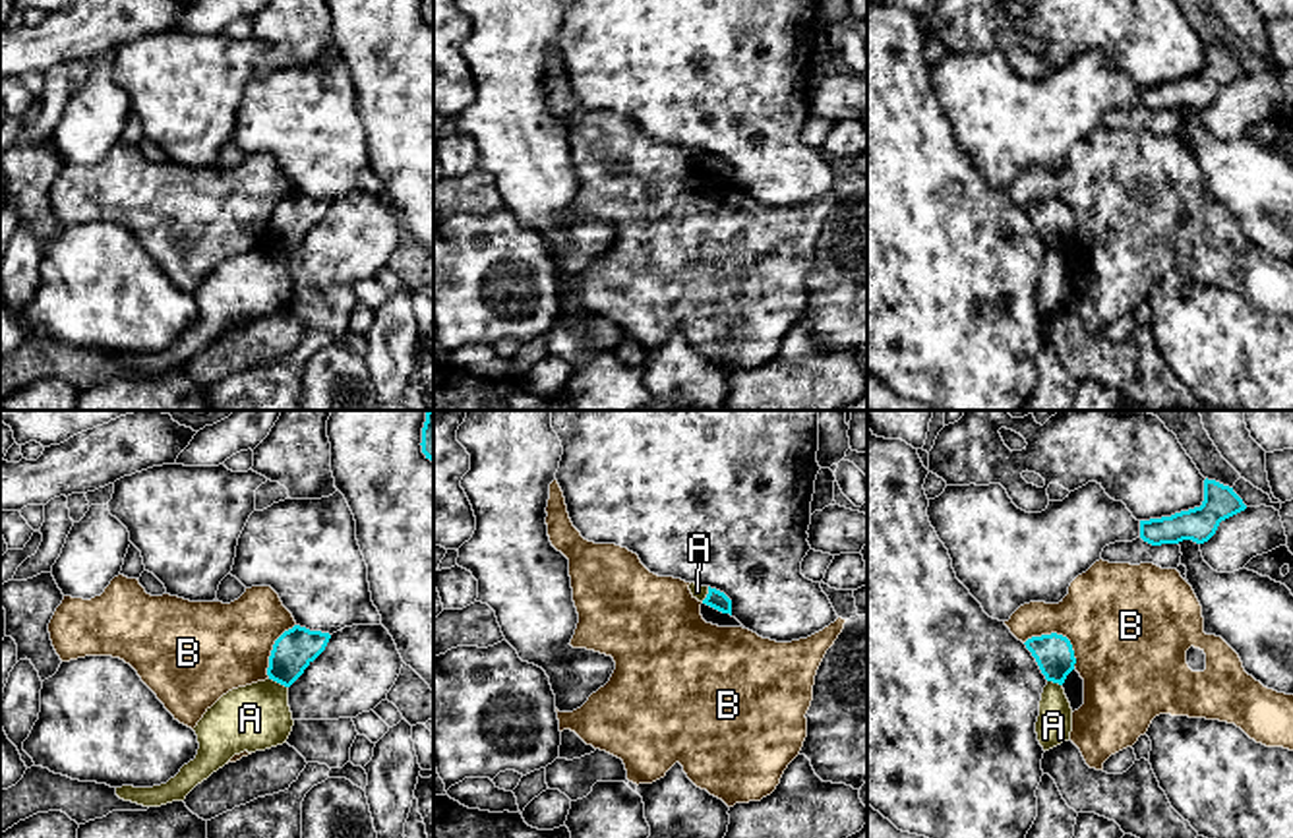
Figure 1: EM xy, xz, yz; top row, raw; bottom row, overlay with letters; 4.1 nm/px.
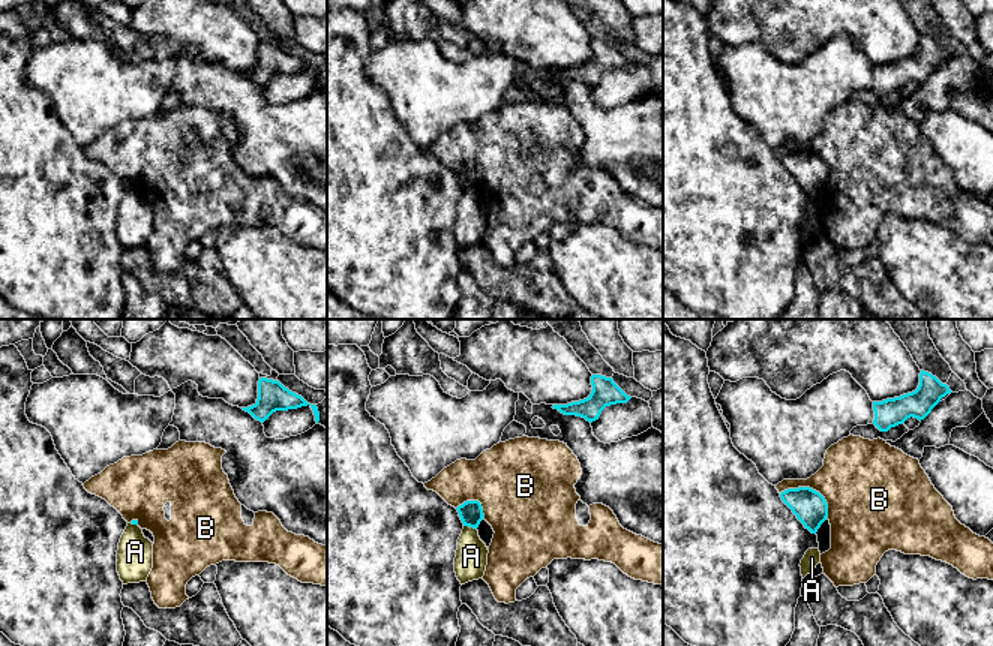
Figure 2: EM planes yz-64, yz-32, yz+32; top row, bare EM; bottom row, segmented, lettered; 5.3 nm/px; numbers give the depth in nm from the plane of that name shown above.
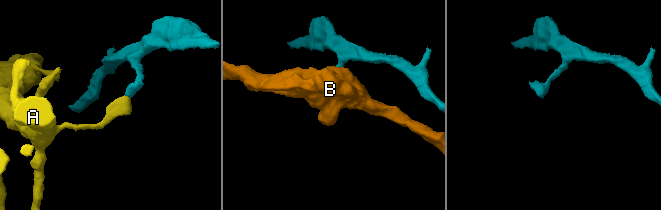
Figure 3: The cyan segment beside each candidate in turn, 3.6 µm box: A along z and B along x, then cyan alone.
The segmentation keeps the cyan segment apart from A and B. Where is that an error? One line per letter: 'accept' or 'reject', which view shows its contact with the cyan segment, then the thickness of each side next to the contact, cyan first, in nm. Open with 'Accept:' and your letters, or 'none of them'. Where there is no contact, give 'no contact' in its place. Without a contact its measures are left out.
Accept: none of them
A: reject; contact in xy; calibres 170 and 280 nm
B: reject; contact in yz; calibres 160 and 420 nm

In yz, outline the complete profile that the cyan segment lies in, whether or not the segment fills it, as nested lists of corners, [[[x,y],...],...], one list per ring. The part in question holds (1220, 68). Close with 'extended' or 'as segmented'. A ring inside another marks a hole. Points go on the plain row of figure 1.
[[[1206,45],[1200,74],[1171,83],[1140,87],[1140,105],[1152,112],[1179,110],[1183,106],[1204,110],[1216,101],[1221,87],[1245,75],[1247,72],[1233,54]]]; as segmented

